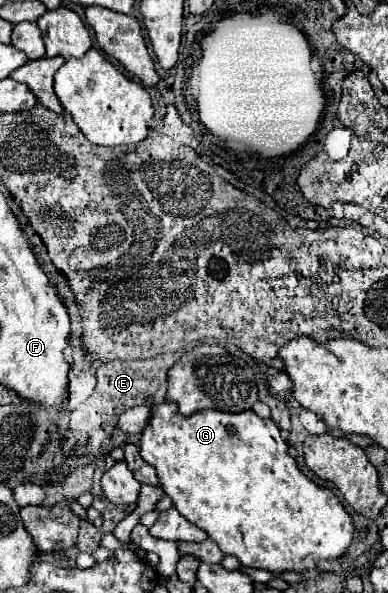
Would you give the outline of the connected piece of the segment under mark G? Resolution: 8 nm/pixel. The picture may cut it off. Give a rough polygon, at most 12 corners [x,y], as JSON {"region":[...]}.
{"region":[[150,408],[140,456],[248,568],[340,558],[352,518],[272,420]]}

